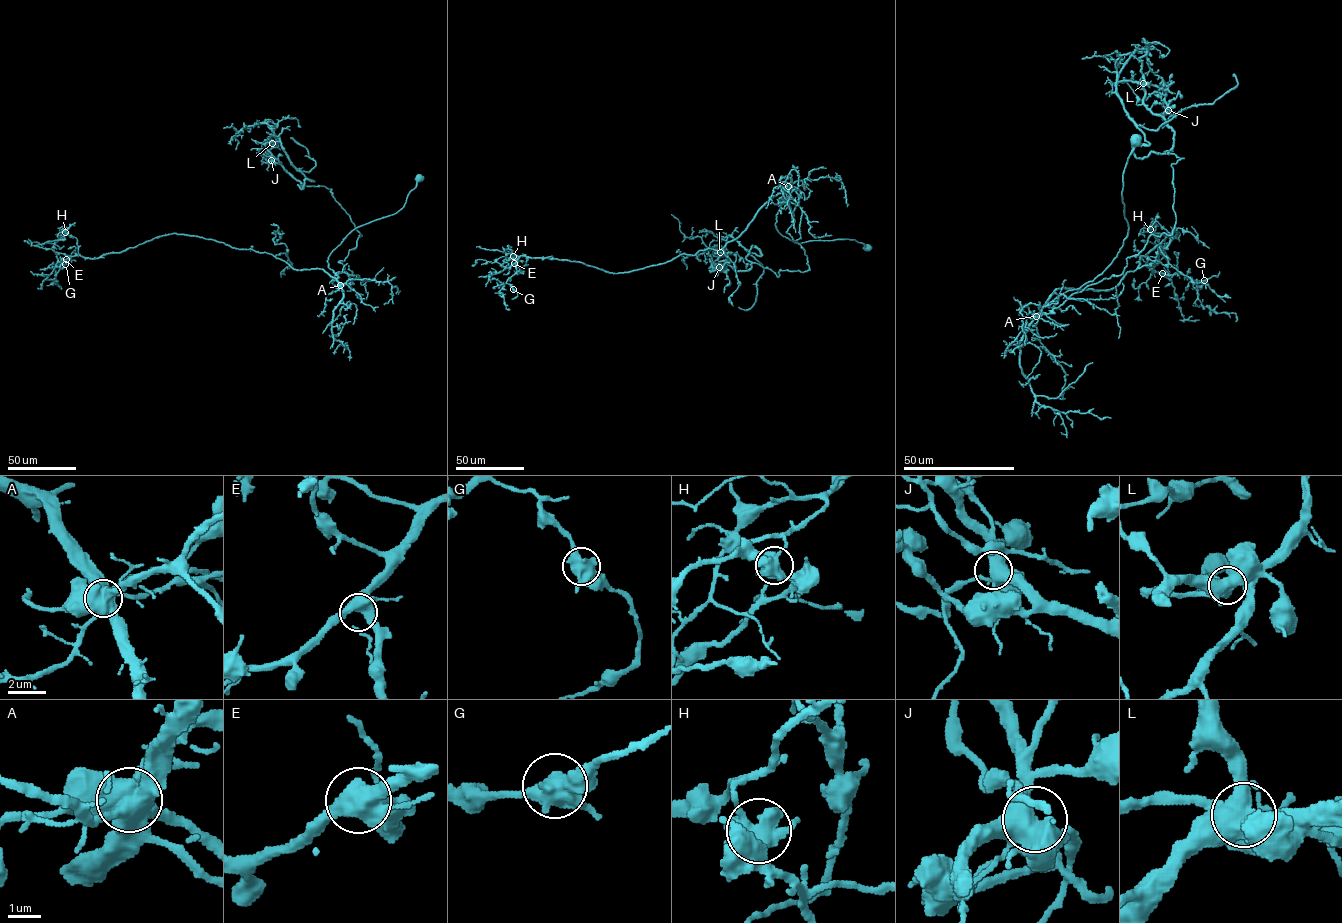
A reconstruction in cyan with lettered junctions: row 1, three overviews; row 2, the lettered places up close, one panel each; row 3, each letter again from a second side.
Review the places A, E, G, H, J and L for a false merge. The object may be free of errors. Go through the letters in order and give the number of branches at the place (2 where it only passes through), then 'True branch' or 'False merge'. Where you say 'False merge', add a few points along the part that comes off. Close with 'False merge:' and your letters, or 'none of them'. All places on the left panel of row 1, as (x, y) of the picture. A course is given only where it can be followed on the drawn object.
A: Branches: 6. False merge. Course of the part to remove: (340, 285), (351, 281), (338, 262), (361, 235), (331, 189), (284, 168), (267, 149), (272, 126), (223, 128)
E: Branches: 4. True branch
G: Branches: 3. True branch
H: Branches: 4. True branch
J: Branches: 5. True branch
L: Branches: 5. True branch
False merge: A

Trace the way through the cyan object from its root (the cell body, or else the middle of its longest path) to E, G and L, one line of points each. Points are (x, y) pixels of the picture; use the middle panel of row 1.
E: (866, 248), (783, 236), (779, 192), (720, 249), (623, 273), (546, 257), (514, 263)
G: (866, 248), (783, 236), (779, 192), (720, 249), (617, 273), (521, 256), (506, 282), (513, 289)
L: (866, 248), (783, 236), (776, 215), (789, 188), (799, 197), (786, 232), (809, 270), (735, 271), (720, 252)

